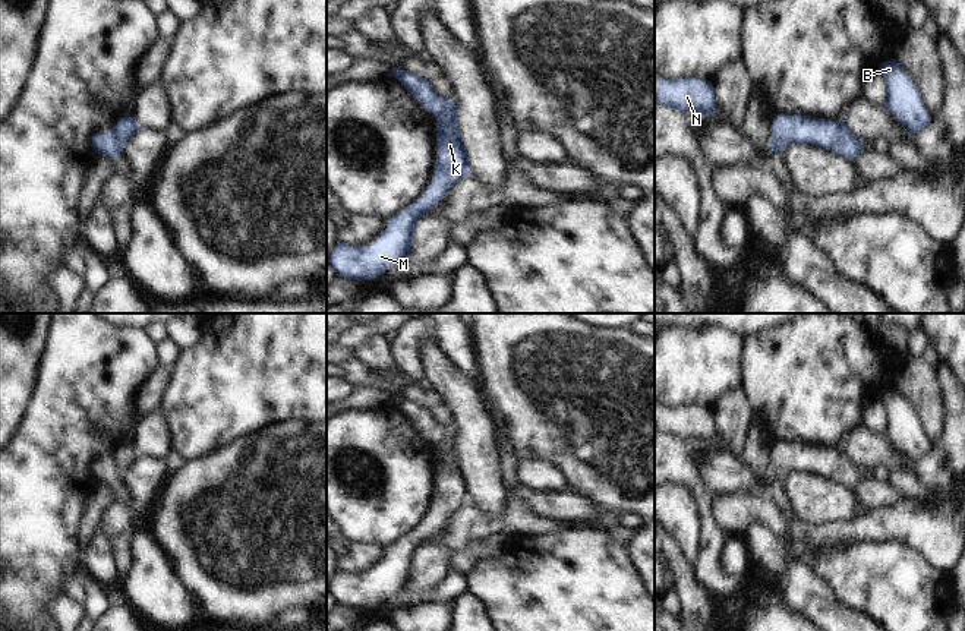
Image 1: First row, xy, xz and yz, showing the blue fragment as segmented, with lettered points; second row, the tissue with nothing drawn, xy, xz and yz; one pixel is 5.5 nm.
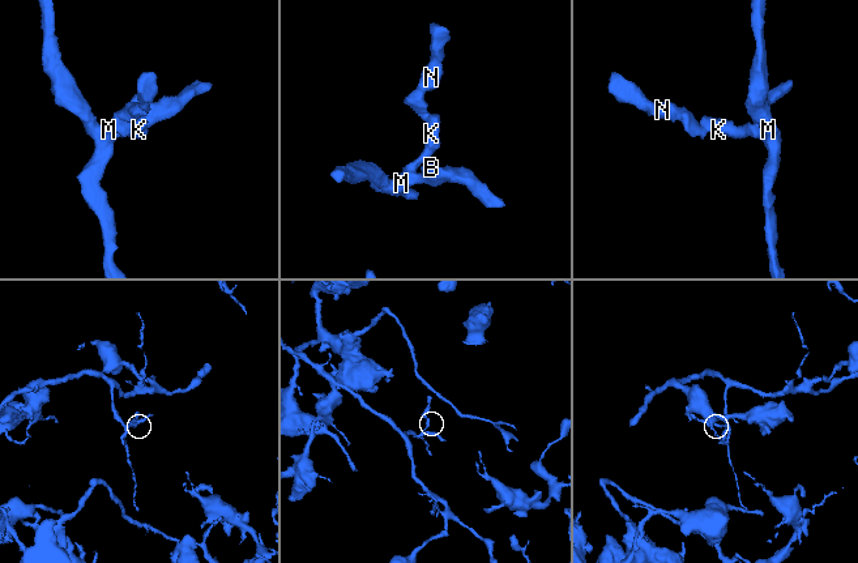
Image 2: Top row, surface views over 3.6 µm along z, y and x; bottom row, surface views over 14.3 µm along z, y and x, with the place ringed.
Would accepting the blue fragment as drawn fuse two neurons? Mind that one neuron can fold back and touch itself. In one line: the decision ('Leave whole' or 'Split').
Split.

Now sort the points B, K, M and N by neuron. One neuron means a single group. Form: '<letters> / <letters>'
B K M / N

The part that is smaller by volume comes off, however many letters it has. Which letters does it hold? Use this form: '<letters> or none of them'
N.

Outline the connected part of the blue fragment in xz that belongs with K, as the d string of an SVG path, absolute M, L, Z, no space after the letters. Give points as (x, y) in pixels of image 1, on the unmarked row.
M457 433L436 444L436 493L431 512L411 533L401 537L370 574L338 571L331 581L329 593L337 603L350 608L372 608L385 602L387 596L406 589L411 580L417 549L435 537L451 515L469 504L469 482L457 454Z

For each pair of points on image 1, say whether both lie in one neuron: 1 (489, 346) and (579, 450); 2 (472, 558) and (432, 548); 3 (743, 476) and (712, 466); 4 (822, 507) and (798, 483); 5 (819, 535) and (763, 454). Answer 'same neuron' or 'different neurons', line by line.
1: same neuron
2: different neurons
3: same neuron
4: same neuron
5: different neurons

